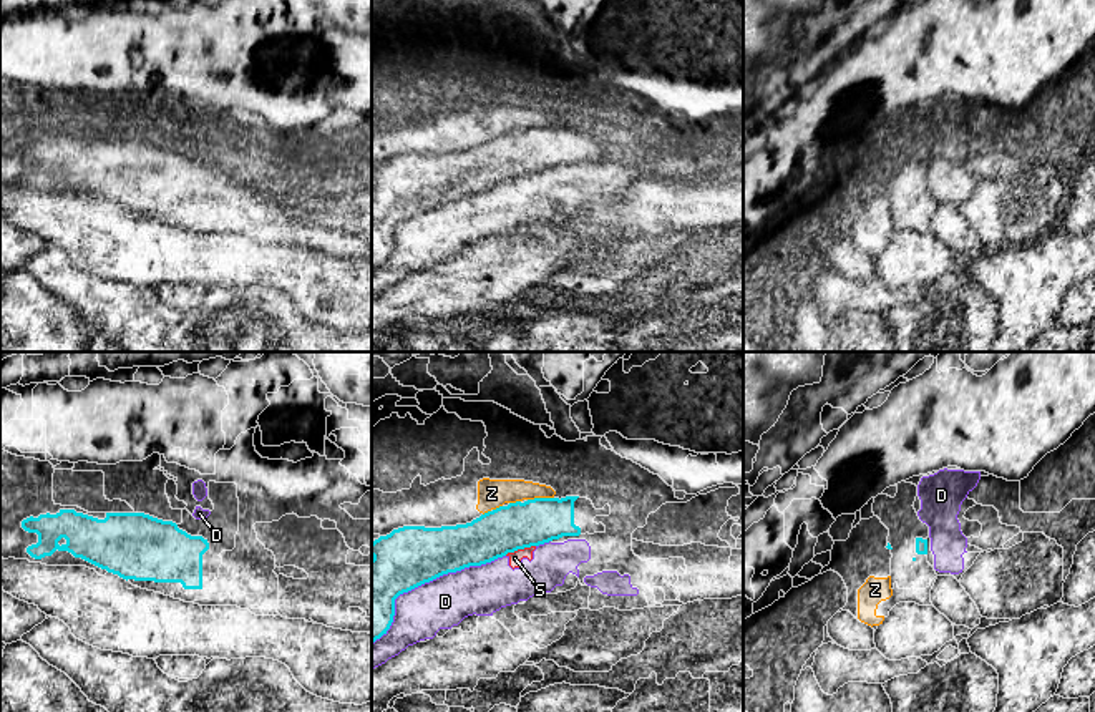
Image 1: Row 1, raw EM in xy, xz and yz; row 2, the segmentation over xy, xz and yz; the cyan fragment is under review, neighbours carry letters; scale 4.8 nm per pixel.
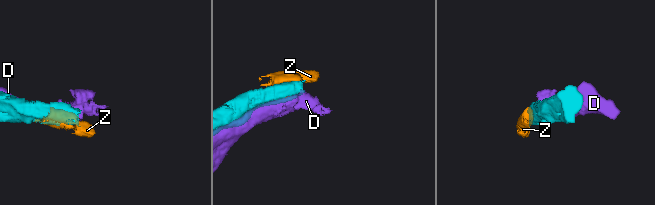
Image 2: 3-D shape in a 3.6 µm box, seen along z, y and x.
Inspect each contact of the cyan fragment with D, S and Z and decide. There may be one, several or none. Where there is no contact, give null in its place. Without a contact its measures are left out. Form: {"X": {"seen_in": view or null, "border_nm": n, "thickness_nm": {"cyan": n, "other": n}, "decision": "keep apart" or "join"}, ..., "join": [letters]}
{"D": {"seen_in": "xz", "border_nm": 800, "thickness_nm": {"cyan": 300, "other": 240}, "decision": "keep apart"}, "S": {"seen_in": "xz", "border_nm": 160, "thickness_nm": {"cyan": 220, "other": 60}, "decision": "keep apart"}, "Z": {"seen_in": "xz", "border_nm": 130, "thickness_nm": {"cyan": 220, "other": 140}, "decision": "keep apart"}, "join": []}

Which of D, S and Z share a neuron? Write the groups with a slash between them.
D S / Z

